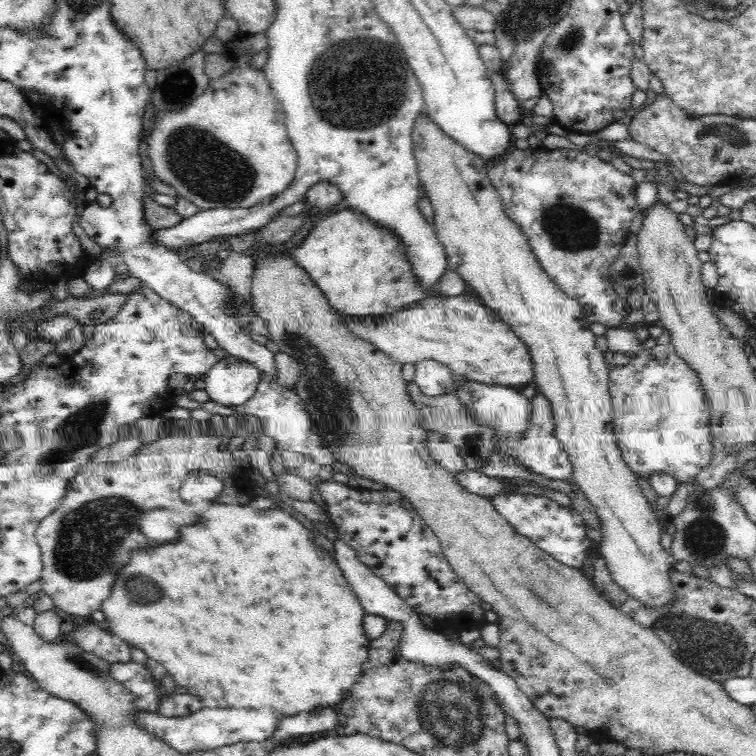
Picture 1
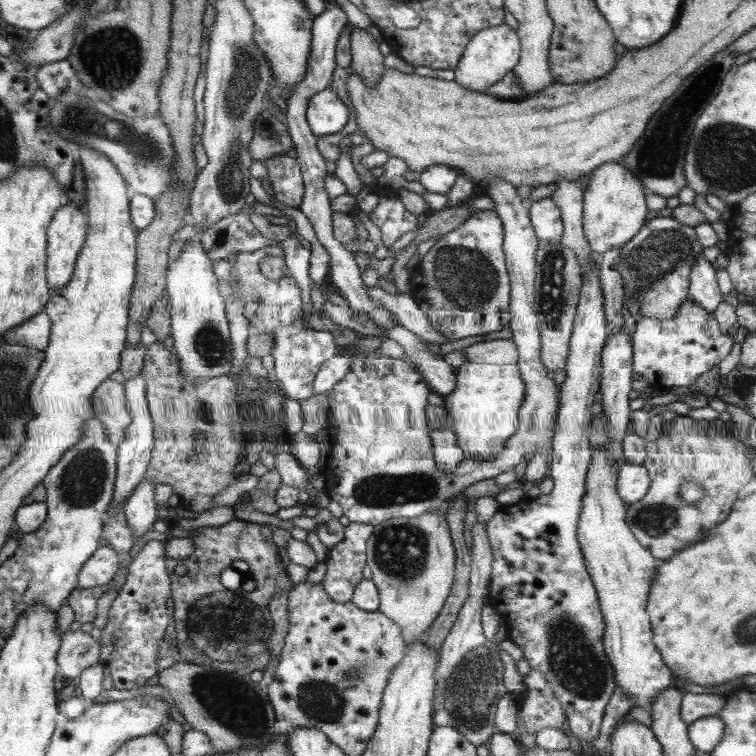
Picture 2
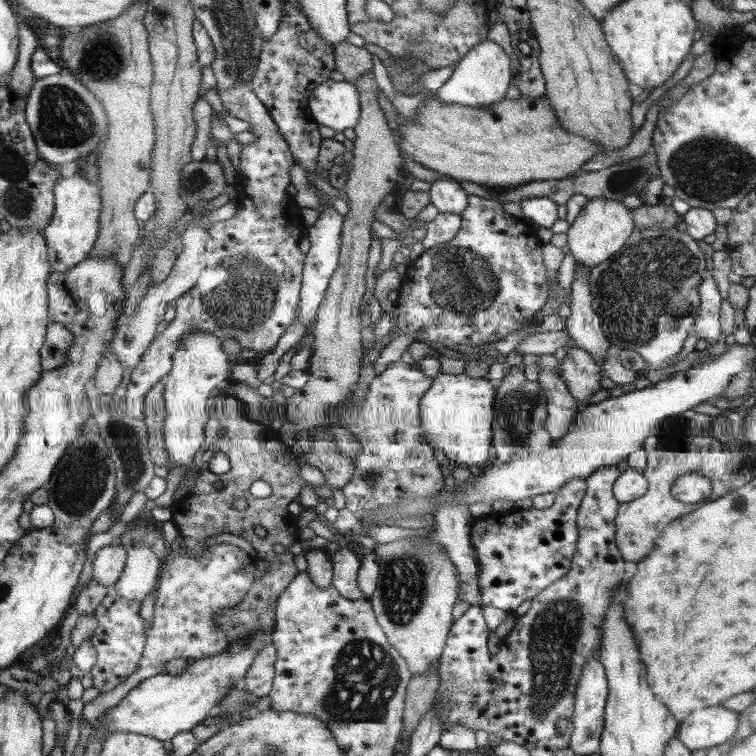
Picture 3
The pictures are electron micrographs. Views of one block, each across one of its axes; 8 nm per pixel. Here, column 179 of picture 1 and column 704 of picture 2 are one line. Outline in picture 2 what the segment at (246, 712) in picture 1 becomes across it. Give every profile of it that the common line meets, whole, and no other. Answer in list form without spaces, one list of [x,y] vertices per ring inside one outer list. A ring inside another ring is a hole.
[[[717,715],[695,720],[688,725],[690,739],[695,749],[702,752],[710,753],[716,745],[723,739],[724,722]]]

